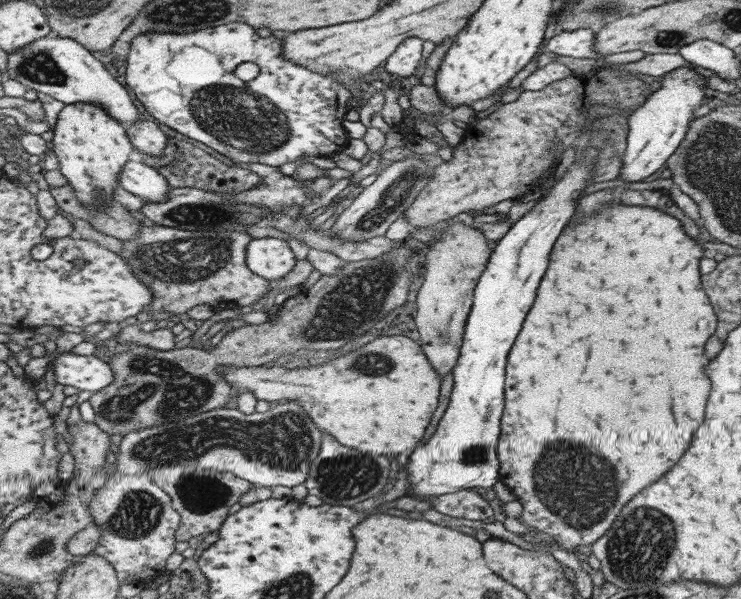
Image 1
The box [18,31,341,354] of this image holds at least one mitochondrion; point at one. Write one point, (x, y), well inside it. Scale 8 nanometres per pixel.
(241, 119)

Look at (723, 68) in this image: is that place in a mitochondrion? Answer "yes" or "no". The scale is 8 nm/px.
no

